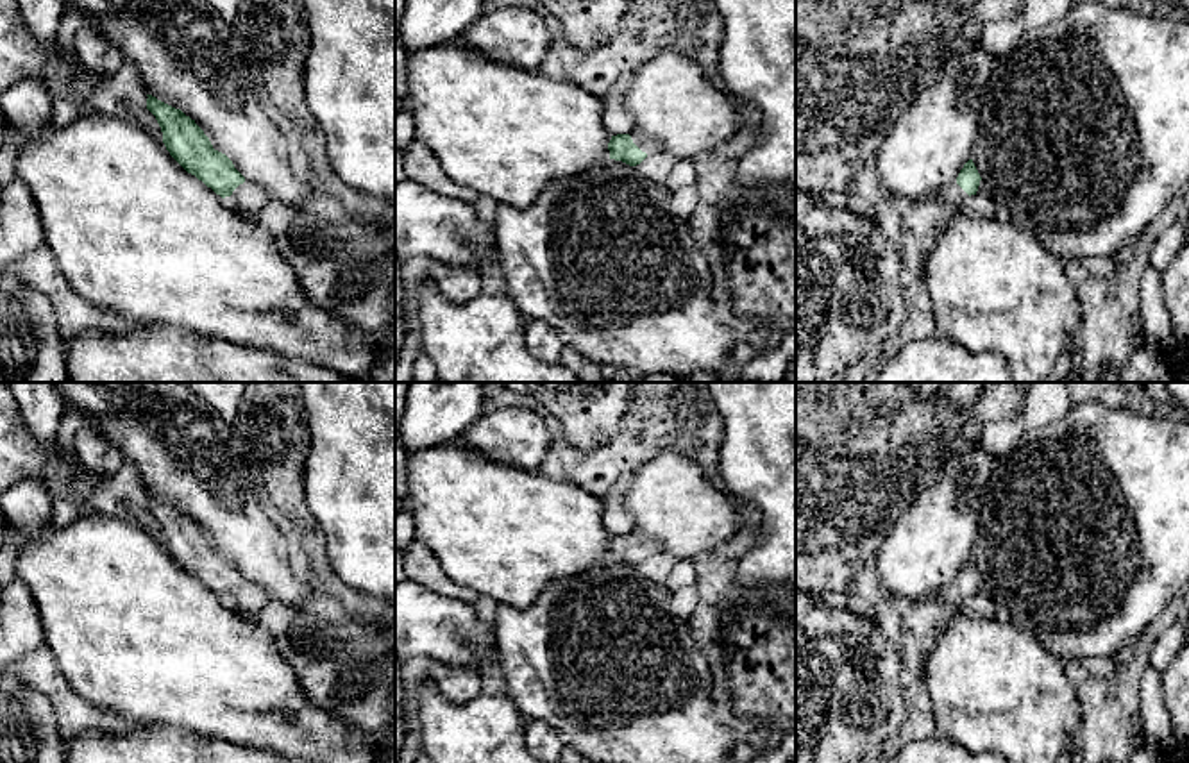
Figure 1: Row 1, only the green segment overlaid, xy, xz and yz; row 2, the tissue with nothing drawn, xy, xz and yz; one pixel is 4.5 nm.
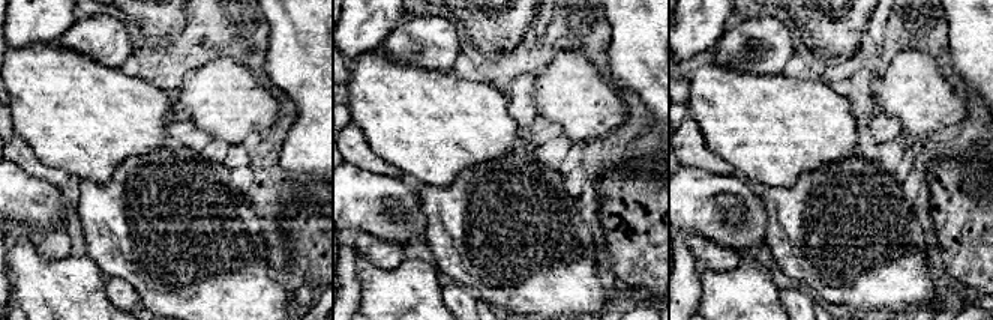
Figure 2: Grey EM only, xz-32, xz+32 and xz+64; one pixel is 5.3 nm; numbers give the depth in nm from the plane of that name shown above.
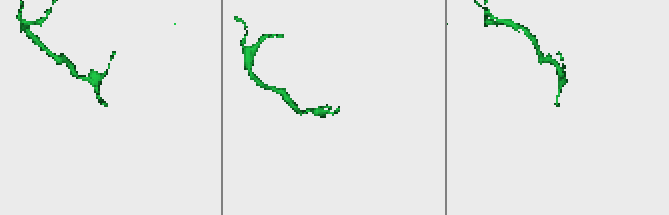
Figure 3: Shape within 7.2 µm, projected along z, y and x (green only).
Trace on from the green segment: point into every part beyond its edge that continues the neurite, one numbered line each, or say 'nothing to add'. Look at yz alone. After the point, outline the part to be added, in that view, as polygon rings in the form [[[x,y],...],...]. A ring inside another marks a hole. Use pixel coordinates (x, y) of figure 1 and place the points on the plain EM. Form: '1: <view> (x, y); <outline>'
1: yz (953, 597); [[[955,583],[942,590],[940,593],[942,604],[953,613],[964,611],[964,602],[969,595]]]

